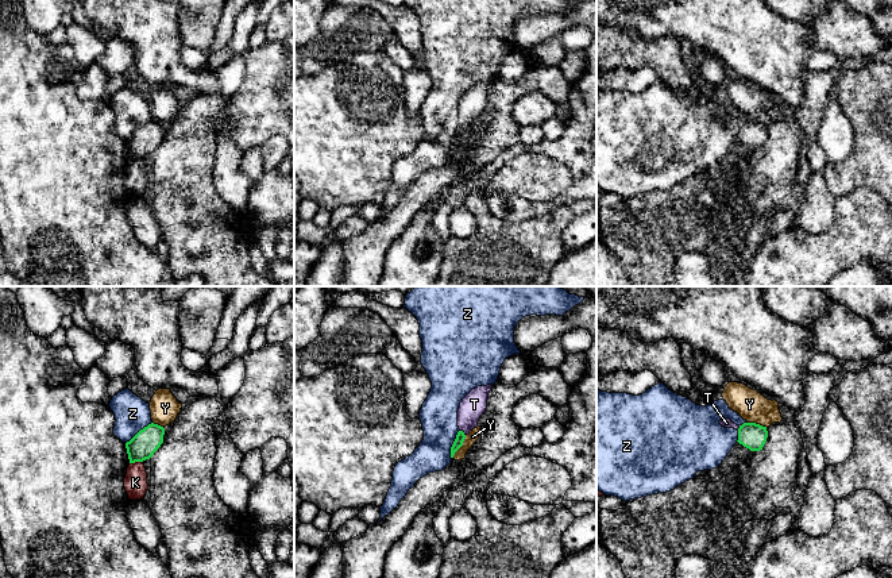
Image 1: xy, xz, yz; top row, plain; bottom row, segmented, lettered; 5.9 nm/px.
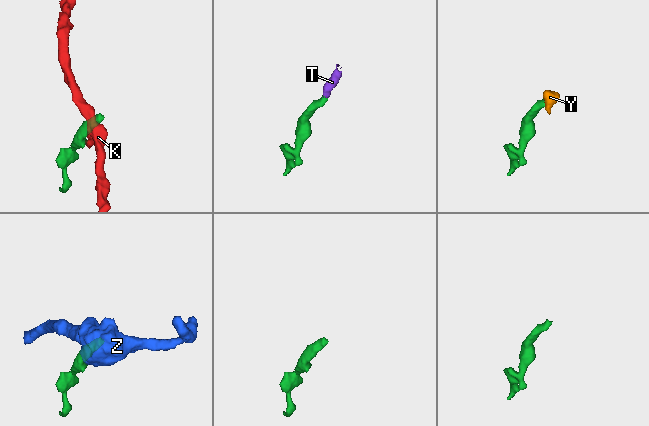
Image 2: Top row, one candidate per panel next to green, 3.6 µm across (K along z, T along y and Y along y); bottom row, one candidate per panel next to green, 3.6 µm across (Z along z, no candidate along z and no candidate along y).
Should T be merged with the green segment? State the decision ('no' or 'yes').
yes

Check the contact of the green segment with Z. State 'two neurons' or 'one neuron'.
two neurons

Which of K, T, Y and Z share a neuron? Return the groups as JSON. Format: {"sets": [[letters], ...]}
{"sets": [["K"], ["T"], ["Y"], ["Z"]]}

